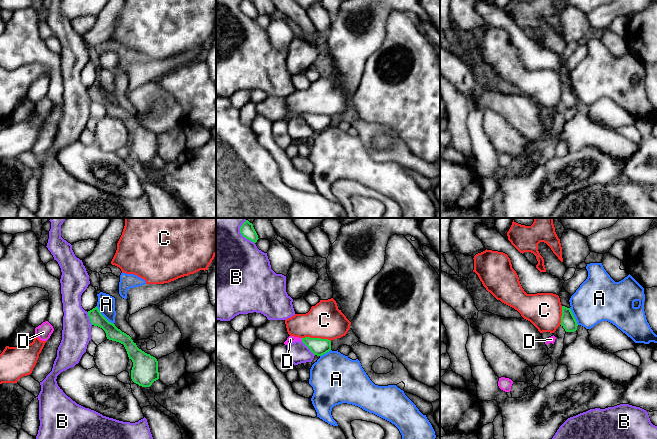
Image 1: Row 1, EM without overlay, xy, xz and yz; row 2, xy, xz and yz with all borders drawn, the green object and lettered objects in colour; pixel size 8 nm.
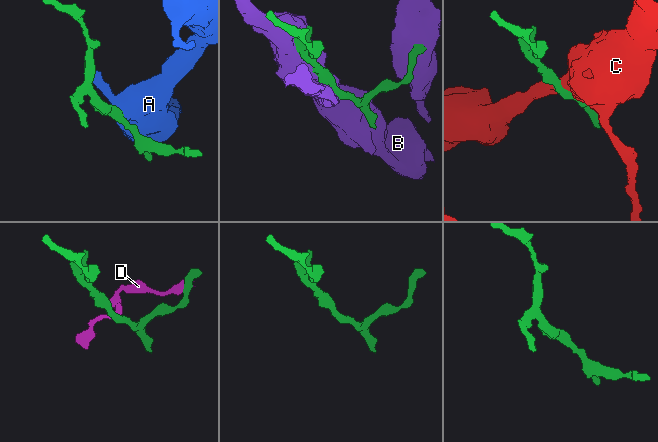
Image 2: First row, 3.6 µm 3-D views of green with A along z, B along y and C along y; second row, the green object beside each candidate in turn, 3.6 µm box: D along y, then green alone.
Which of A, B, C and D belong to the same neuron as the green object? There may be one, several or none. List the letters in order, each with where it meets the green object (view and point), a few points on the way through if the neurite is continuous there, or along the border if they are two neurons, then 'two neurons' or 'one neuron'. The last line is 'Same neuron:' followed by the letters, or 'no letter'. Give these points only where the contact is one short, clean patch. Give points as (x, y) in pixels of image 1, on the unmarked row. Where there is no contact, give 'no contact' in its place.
A: contact xy (103, 92); border xy (96, 82), (113, 100); two neurons
B: contact xz (243, 12); two neurons
C: contact xz (316, 114); border xz (301, 113), (320, 113), (327, 114), (330, 117); two neurons
D: contact xz (302, 116); two neurons
Same neuron: no letter

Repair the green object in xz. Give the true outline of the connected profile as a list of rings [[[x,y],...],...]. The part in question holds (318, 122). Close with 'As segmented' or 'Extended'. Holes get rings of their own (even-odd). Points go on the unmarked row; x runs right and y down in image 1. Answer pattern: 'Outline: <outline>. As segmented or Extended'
Outline: [[[301,114],[302,118],[317,132],[322,132],[331,126],[331,117],[321,114]]]. As segmented

